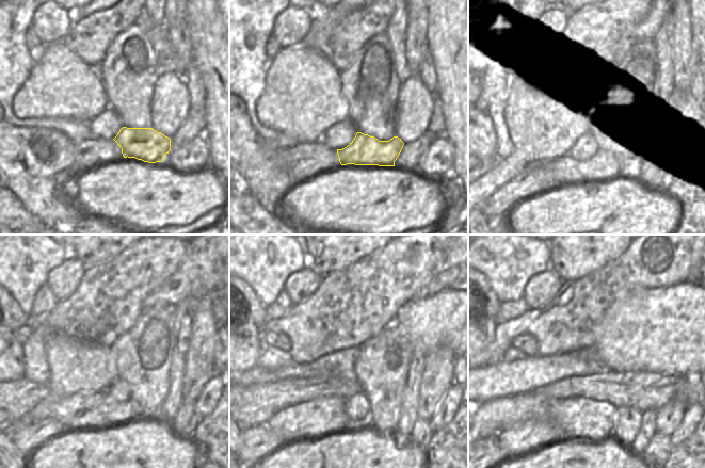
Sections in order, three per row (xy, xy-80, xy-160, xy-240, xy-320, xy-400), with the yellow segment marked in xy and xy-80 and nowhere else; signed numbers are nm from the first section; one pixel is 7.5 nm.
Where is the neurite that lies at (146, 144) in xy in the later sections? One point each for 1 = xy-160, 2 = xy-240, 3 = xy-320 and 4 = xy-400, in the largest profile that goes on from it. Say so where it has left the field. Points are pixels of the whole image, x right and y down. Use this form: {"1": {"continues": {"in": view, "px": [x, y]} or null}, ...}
{"1": {"continues": {"in": "xy-160", "px": [608, 161]}}, "2": {"continues": {"in": "xy-240", "px": [85, 409]}}, "3": {"continues": {"in": "xy-320", "px": [325, 415]}}, "4": {"continues": {"in": "xy-400", "px": [538, 432]}}}

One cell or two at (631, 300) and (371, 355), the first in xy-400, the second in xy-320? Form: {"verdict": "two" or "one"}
{"verdict": "two"}

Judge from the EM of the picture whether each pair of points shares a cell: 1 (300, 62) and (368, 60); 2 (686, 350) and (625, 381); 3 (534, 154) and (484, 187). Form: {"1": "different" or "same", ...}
{"1": "different", "2": "different", "3": "same"}

